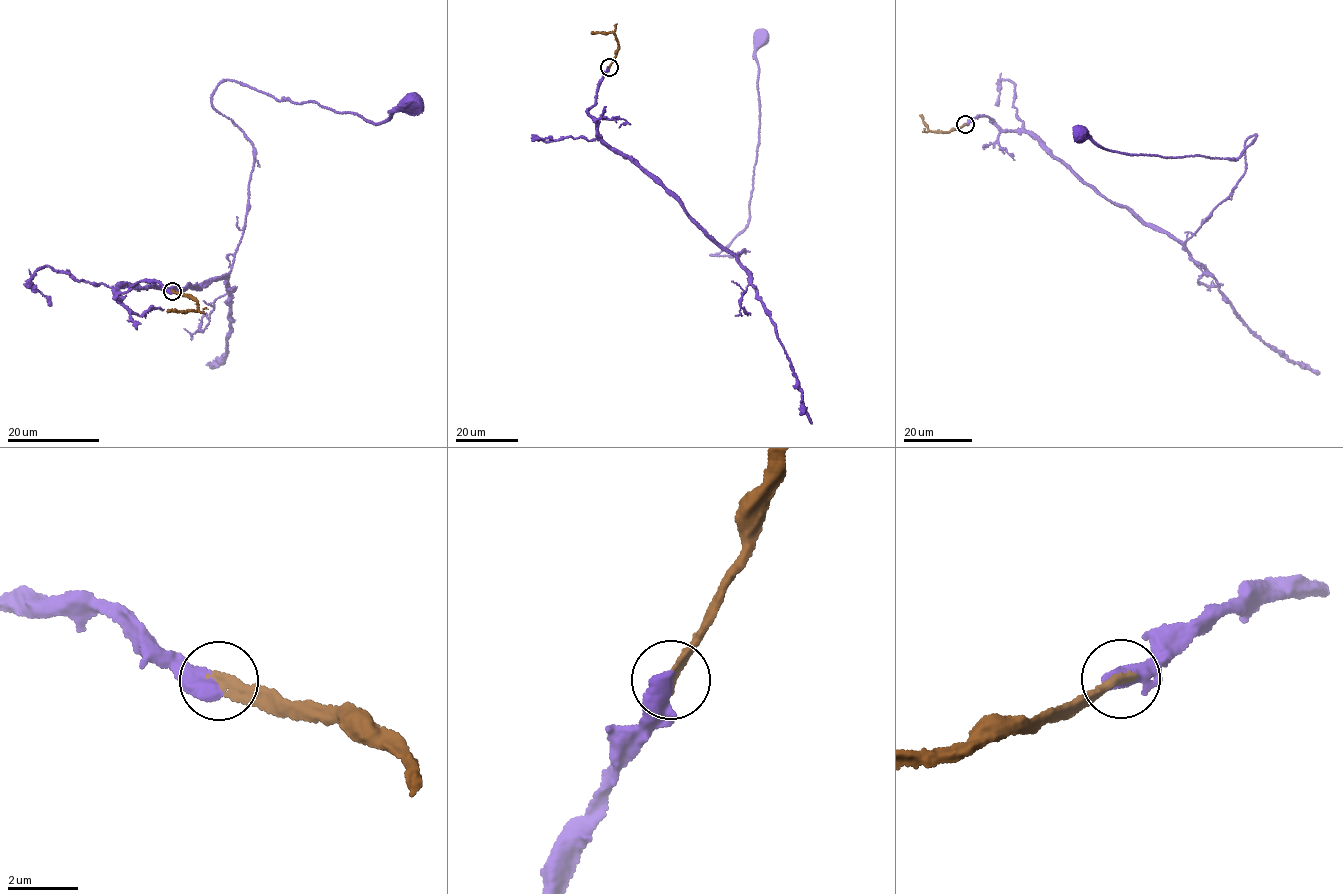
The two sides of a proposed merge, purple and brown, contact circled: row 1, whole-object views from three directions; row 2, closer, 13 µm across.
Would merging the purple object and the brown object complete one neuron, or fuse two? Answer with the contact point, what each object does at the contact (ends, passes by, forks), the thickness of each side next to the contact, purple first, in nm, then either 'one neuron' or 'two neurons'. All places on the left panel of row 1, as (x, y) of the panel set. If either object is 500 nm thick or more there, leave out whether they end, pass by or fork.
at (172, 291); 600 nm thick on the purple side, 320 nm on the other; one neuron

